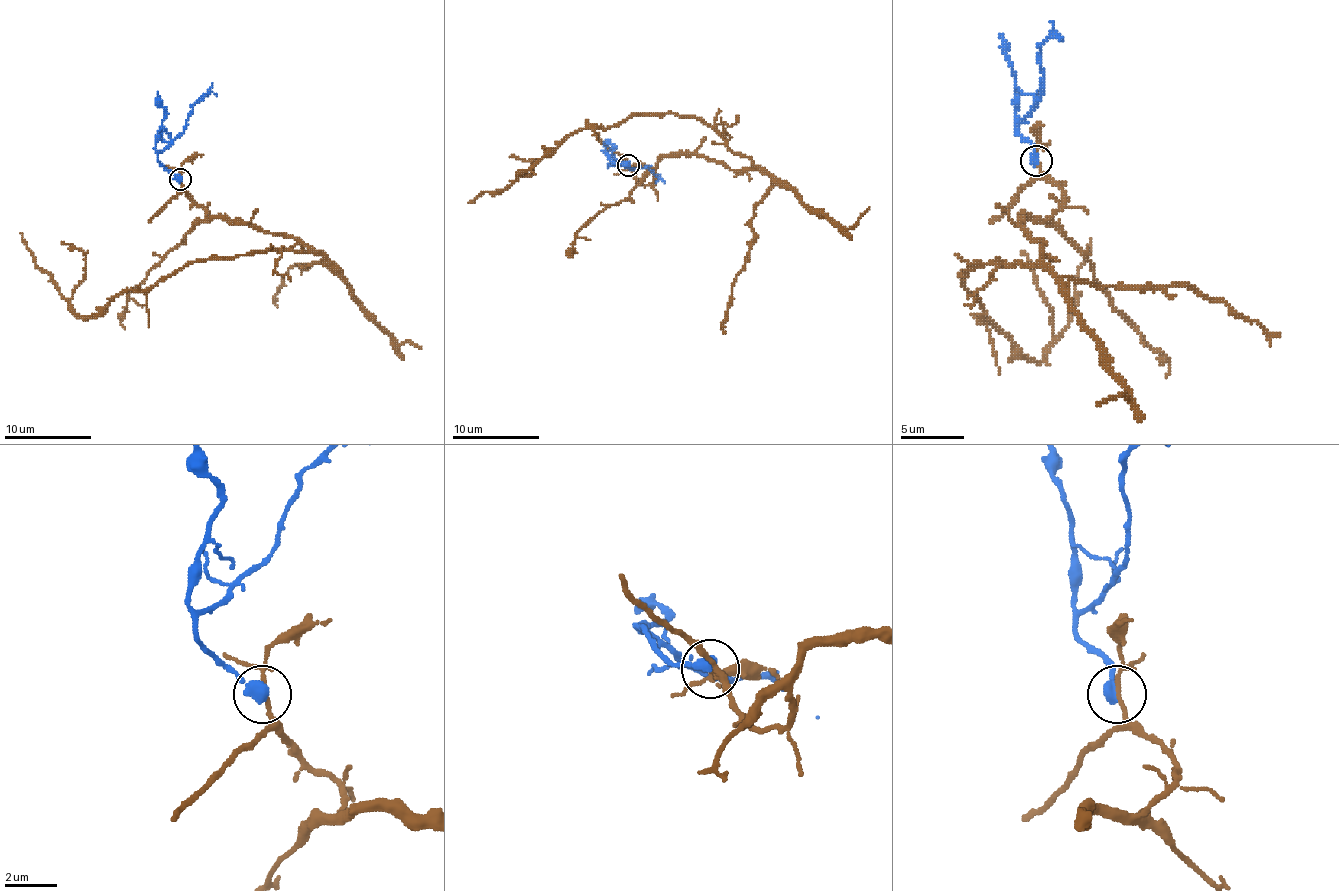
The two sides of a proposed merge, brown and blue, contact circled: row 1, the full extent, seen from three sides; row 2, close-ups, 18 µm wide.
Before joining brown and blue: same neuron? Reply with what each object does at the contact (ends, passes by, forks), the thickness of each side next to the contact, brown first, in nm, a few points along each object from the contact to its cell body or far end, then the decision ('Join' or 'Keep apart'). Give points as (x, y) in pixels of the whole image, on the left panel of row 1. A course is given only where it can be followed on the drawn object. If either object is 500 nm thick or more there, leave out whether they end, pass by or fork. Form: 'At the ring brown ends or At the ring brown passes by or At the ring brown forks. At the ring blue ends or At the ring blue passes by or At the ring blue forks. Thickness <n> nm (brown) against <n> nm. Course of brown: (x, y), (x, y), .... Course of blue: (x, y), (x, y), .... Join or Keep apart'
Thickness 120 nm (brown) against 500 nm. Course of brown: (179, 179), (207, 220), (247, 222), (308, 248), (197, 259), (83, 318), (20, 233). Course of blue: (179, 179), (157, 155), (179, 135), (197, 102), (212, 91), (216, 96). Keep apart

